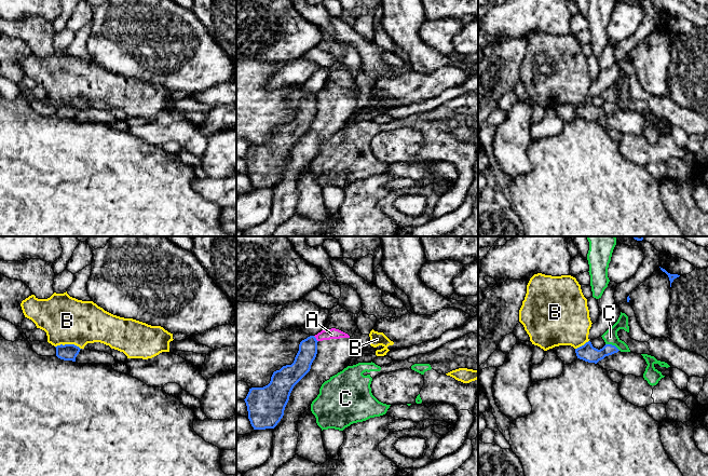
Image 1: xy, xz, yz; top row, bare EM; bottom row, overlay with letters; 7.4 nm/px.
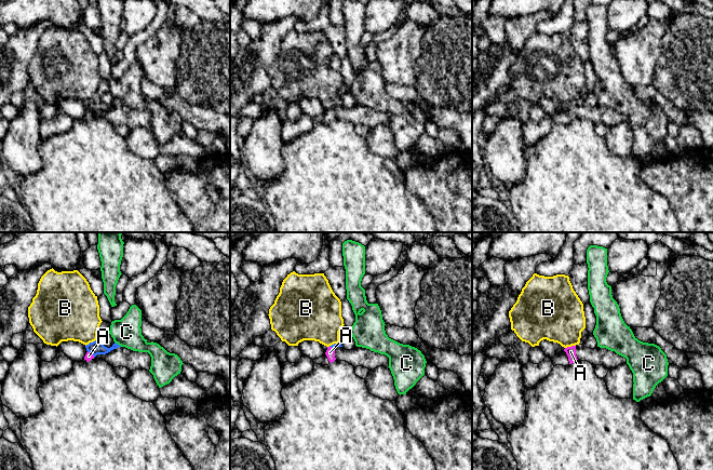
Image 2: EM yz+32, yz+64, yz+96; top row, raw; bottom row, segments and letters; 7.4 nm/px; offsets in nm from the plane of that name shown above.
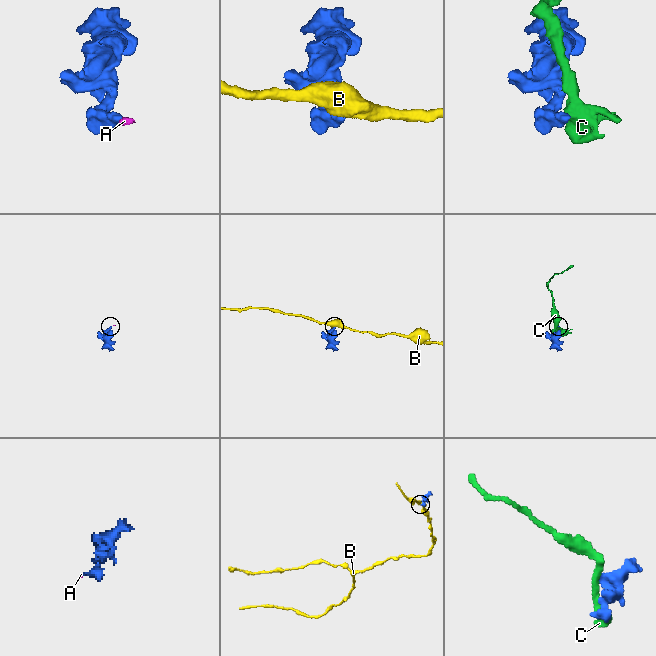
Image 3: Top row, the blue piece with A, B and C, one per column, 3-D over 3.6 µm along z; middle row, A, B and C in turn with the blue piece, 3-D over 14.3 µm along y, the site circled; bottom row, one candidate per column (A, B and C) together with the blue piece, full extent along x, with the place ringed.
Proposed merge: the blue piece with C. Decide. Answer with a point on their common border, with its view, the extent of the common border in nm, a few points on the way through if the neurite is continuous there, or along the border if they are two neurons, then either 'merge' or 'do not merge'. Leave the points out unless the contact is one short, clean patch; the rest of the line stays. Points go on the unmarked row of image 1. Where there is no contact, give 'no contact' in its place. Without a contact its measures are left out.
yz (613, 104) | 120 nm | along yz (606, 102), (611, 102), (620, 108) | do not merge

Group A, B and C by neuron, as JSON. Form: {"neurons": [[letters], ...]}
{"neurons": [["A"], ["B"], ["C"]]}

